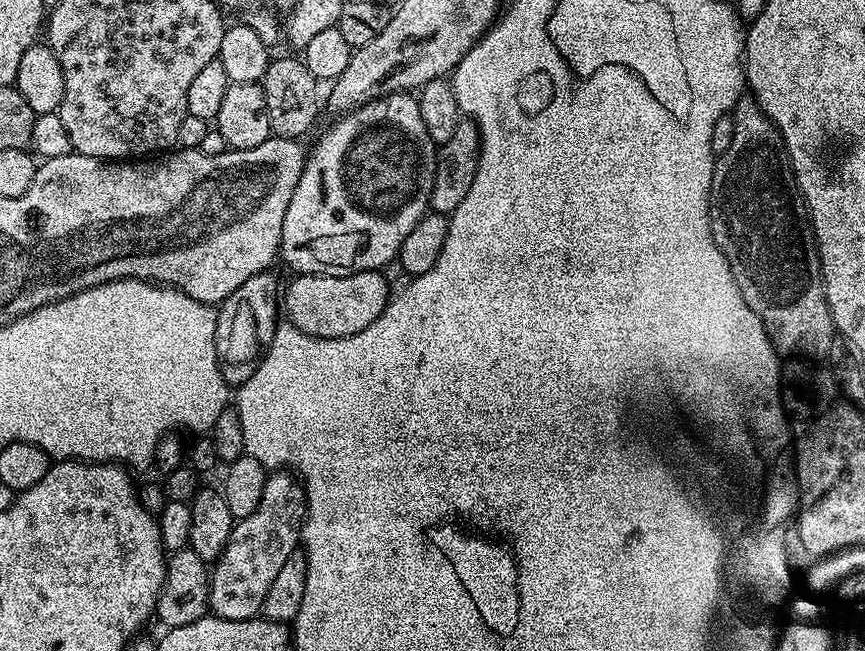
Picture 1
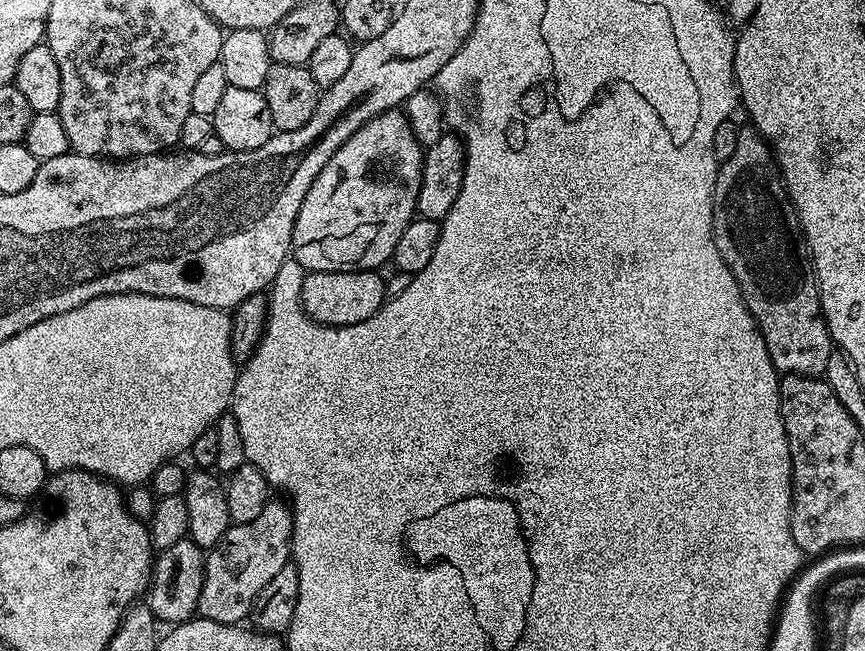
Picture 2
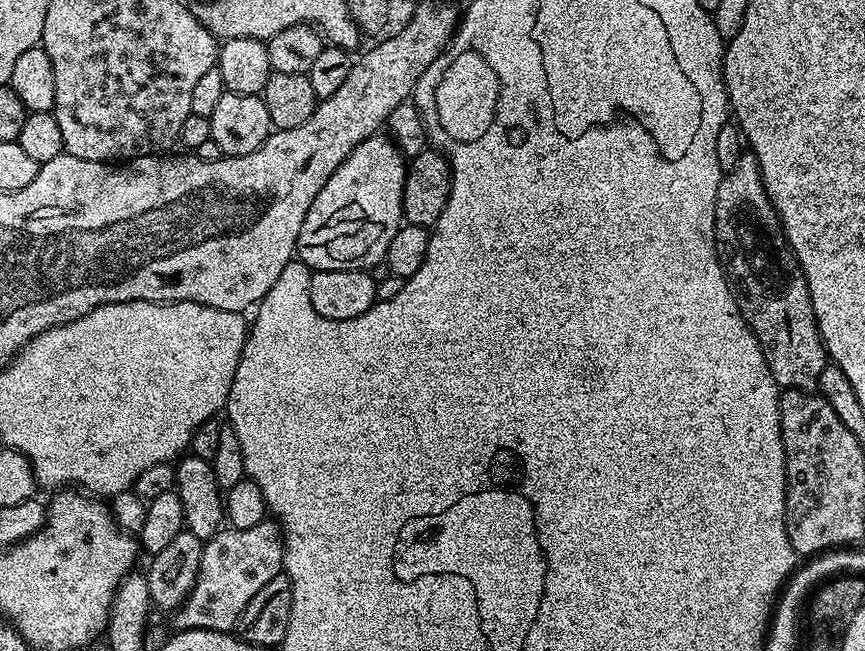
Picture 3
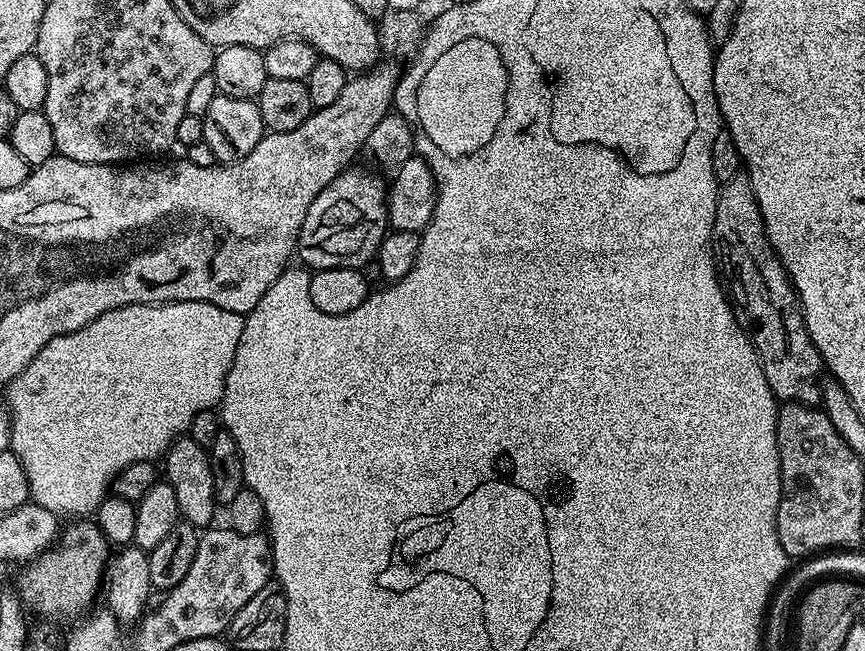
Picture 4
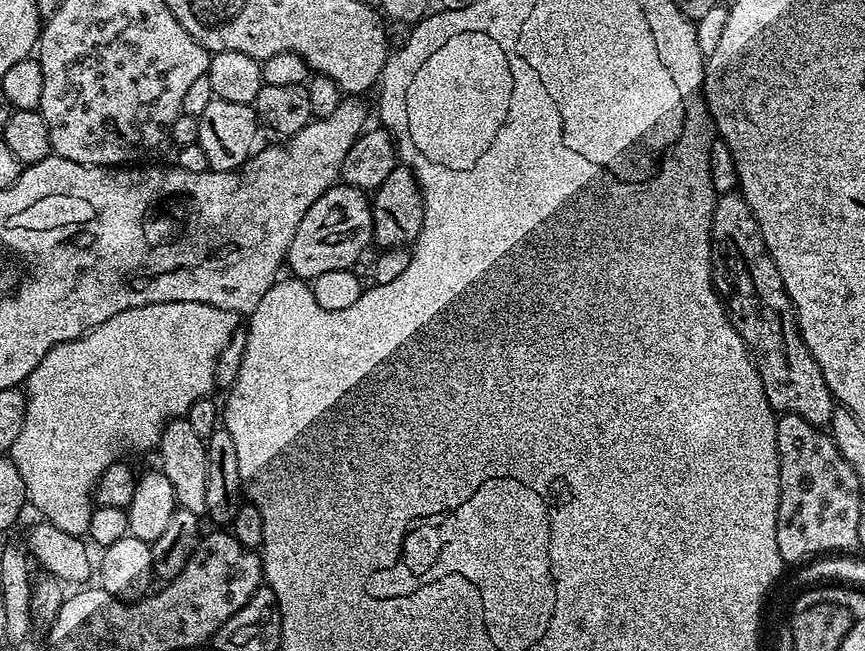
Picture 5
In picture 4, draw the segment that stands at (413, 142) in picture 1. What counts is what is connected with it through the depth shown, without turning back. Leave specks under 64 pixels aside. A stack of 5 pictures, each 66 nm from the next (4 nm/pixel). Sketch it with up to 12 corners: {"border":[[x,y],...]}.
{"border":[[357,166],[310,206],[298,256],[358,268],[389,231],[385,181]]}

